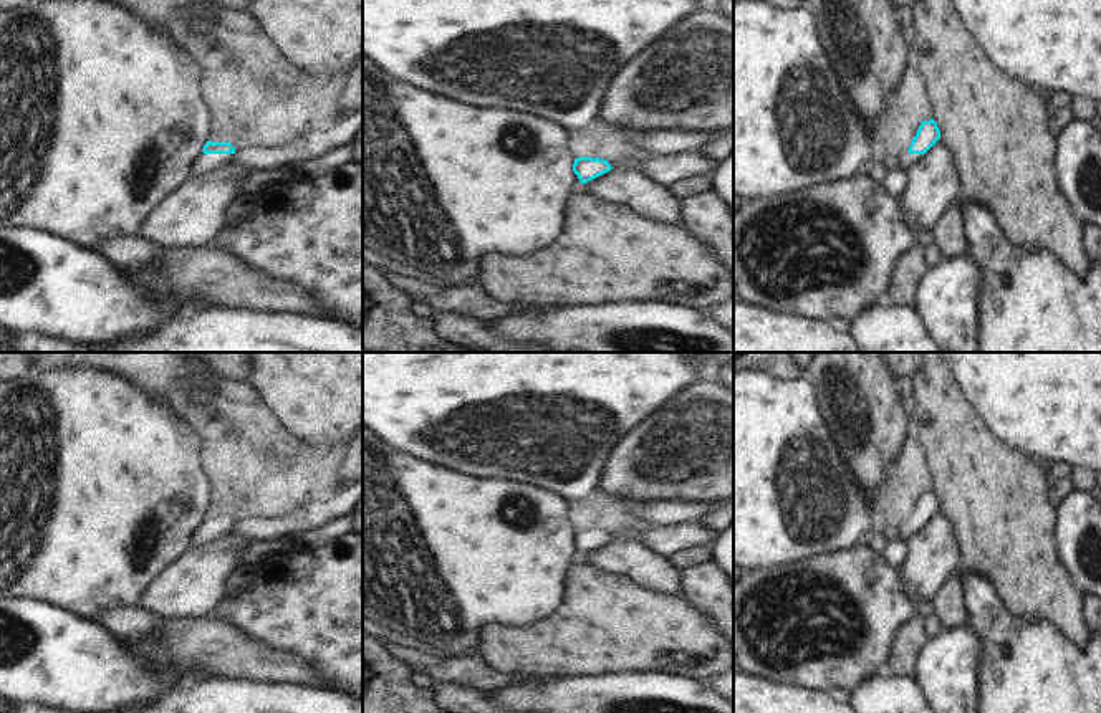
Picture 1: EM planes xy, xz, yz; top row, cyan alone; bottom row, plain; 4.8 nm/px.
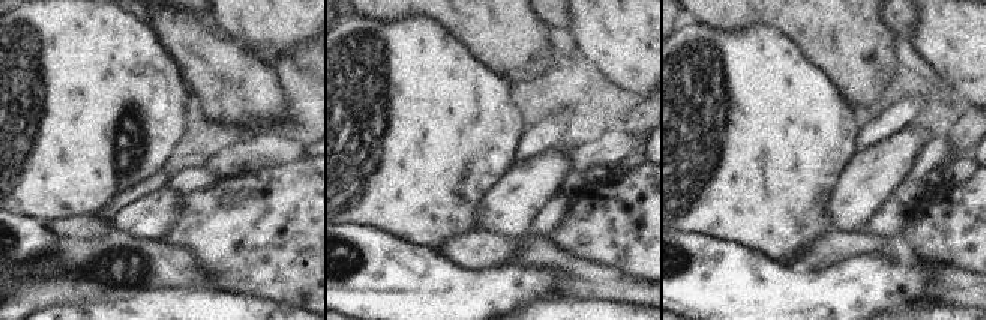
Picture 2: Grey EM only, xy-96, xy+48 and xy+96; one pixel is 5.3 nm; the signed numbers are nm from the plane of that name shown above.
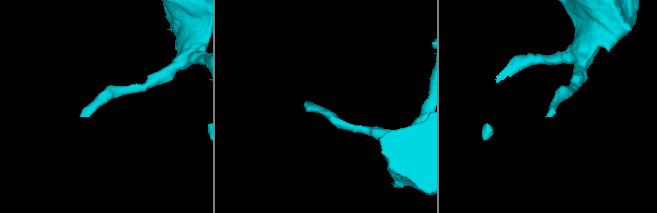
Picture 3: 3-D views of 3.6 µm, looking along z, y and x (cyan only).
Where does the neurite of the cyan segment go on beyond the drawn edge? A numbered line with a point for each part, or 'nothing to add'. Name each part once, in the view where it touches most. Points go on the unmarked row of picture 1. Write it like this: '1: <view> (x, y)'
1: xy (202, 533)

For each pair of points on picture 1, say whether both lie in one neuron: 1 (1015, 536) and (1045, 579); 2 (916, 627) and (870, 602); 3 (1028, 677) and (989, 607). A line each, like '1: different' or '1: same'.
1: same
2: different
3: same

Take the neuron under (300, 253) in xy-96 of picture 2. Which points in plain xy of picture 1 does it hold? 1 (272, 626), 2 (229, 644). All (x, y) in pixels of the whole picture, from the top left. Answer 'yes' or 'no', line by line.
1: yes
2: no

